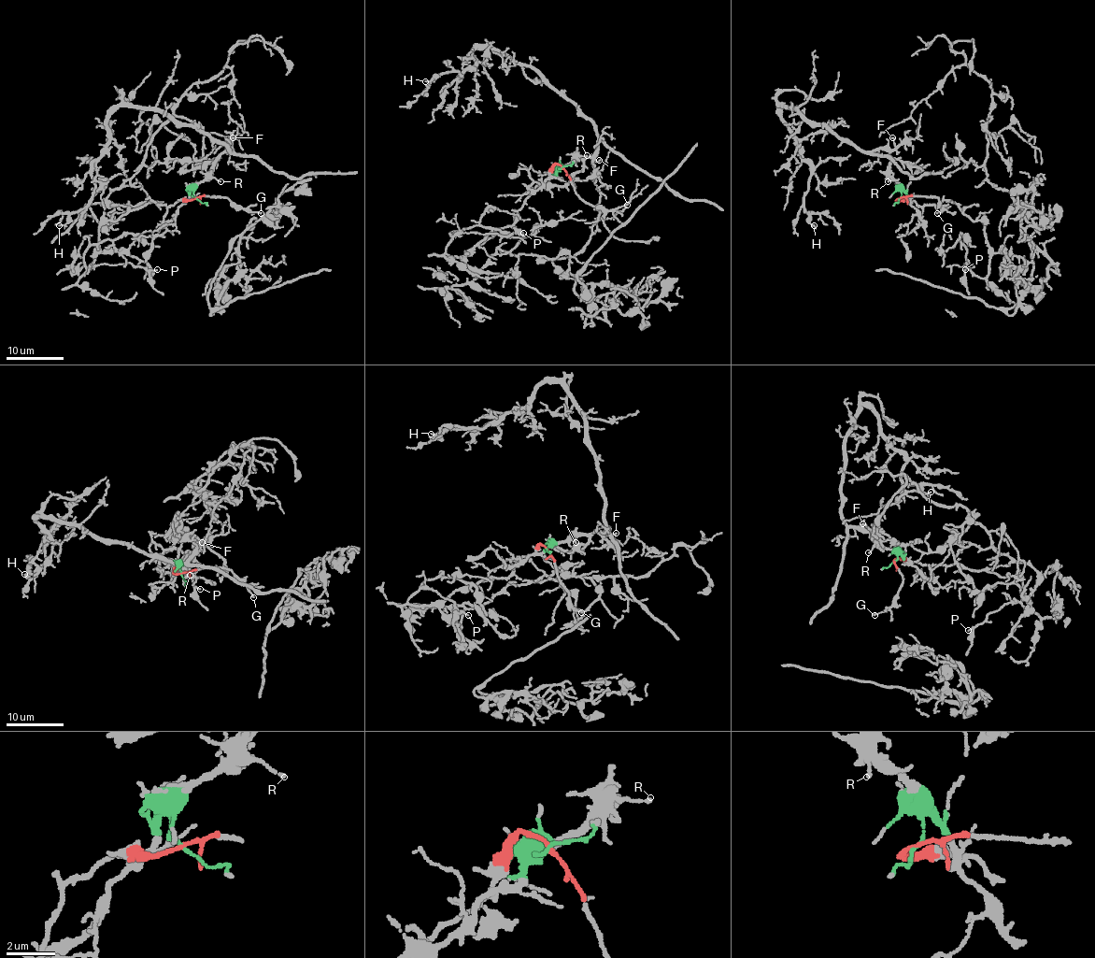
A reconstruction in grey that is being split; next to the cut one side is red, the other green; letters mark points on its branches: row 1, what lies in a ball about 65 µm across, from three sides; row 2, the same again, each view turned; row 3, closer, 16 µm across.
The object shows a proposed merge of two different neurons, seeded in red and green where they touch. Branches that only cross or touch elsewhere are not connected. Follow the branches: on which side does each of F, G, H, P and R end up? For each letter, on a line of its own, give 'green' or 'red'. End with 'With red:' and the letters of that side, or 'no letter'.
F: green
G: red
H: green
P: red
R: green
With red: G, P

